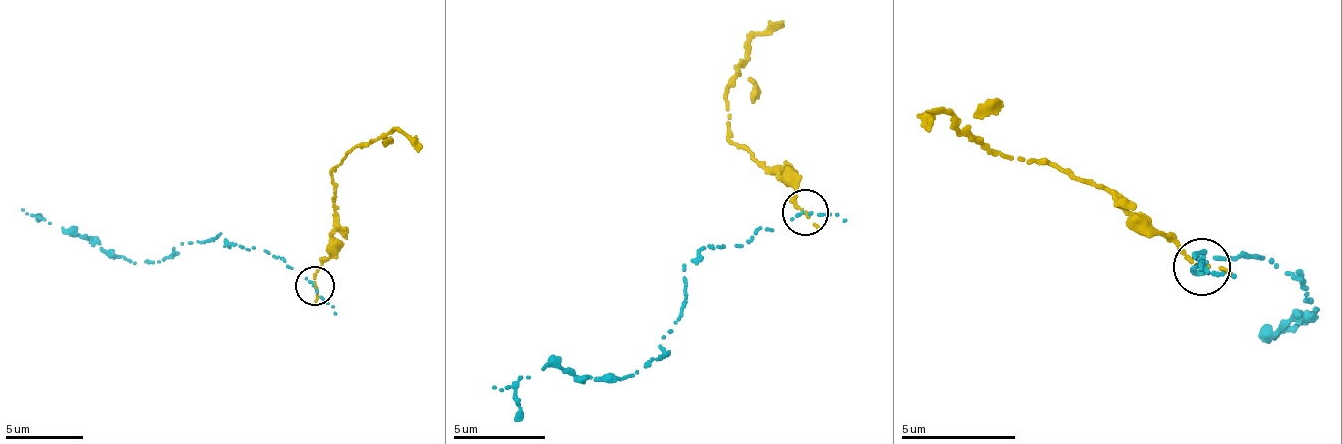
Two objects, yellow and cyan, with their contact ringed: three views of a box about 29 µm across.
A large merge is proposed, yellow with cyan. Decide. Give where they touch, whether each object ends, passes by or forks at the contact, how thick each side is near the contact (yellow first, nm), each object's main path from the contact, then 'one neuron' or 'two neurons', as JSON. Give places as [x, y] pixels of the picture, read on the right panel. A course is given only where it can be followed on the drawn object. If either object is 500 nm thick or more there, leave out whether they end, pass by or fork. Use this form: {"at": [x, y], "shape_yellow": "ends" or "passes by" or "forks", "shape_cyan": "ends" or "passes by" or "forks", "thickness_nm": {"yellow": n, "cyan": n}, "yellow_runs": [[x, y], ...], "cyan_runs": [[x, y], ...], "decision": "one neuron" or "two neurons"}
{"at": [1202, 267], "shape_yellow": "ends", "shape_cyan": "ends", "thickness_nm": {"yellow": 240, "cyan": 170}, "yellow_runs": [[1204, 265], [1148, 221], [1053, 165], [980, 149], [940, 109], [928, 112], [931, 121]], "cyan_runs": [[1201, 268], [1204, 252], [1193, 269], [1241, 252], [1271, 257], [1308, 293], [1316, 312], [1268, 336], [1313, 311]], "decision": "two neurons"}

